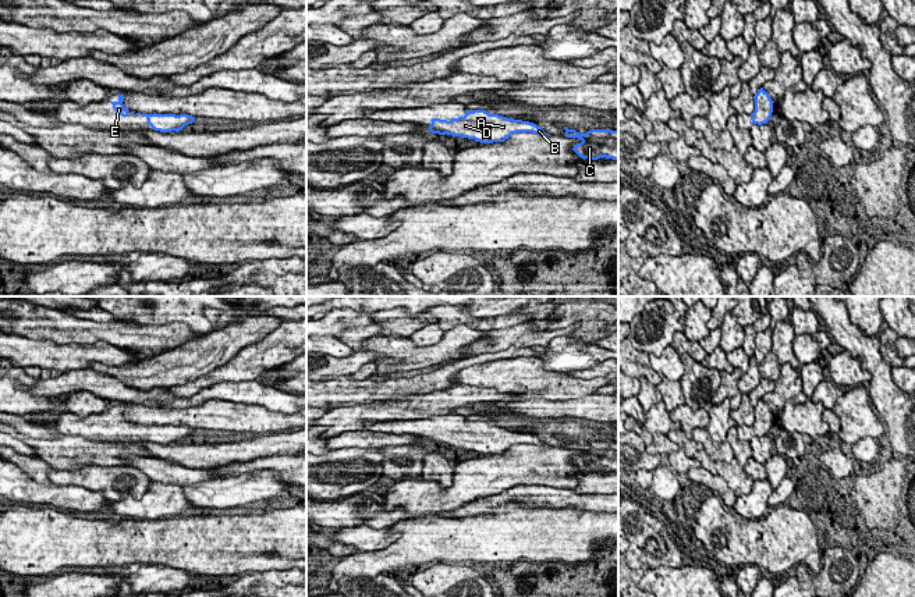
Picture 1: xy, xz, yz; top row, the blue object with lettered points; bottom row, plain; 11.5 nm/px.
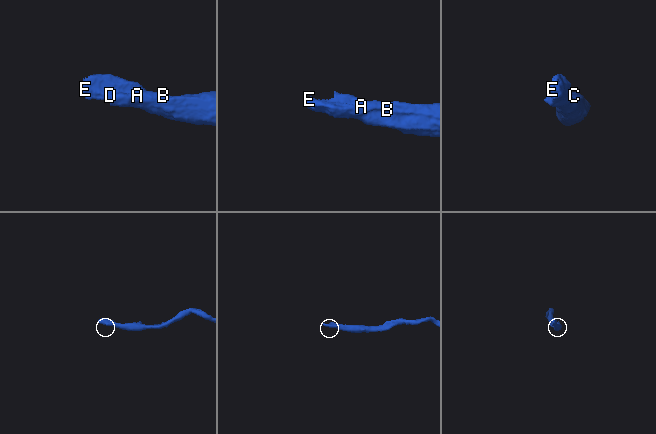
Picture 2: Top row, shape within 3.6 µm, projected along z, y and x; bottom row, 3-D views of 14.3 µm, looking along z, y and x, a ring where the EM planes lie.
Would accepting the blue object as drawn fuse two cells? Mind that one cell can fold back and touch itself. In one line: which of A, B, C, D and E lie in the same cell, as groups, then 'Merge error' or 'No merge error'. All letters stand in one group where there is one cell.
Groups: A B C D E. No merge error

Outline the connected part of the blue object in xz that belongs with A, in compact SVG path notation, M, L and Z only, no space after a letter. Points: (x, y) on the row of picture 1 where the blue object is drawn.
M465 110L464 117L461 116L451 121L440 118L432 118L430 121L429 131L432 134L447 134L475 139L480 143L504 142L517 132L546 134L533 122L490 114L485 110Z

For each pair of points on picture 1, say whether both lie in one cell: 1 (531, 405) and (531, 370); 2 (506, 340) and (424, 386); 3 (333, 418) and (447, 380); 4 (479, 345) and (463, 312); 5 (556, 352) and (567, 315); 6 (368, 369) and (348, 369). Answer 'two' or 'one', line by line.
1: two
2: two
3: two
4: two
5: two
6: two

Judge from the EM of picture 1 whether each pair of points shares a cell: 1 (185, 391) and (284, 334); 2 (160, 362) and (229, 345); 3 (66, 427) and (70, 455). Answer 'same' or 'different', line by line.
1: same
2: same
3: different

